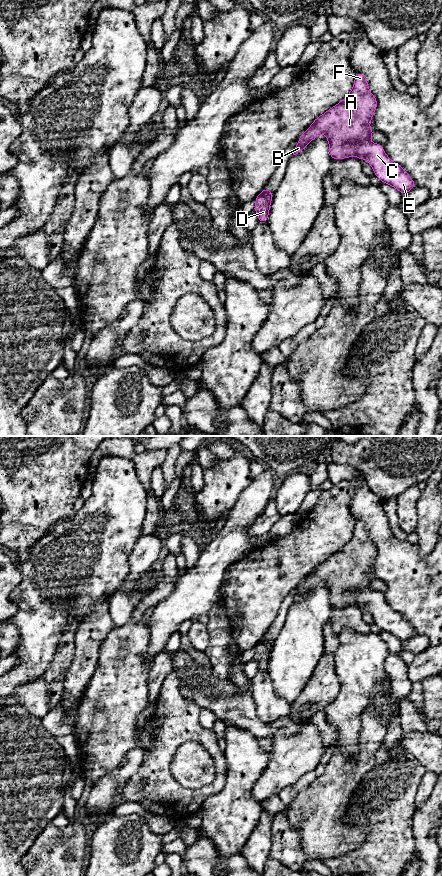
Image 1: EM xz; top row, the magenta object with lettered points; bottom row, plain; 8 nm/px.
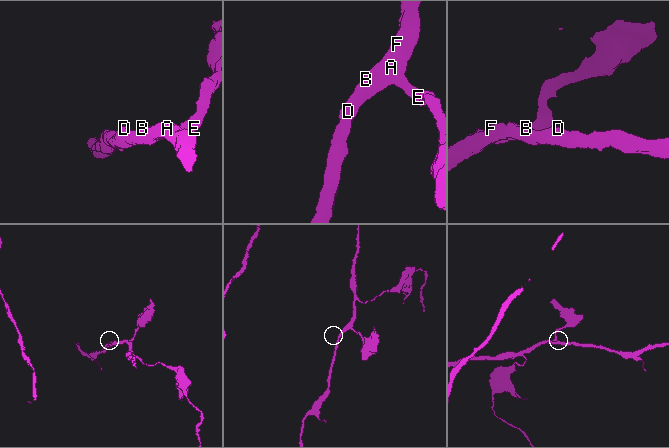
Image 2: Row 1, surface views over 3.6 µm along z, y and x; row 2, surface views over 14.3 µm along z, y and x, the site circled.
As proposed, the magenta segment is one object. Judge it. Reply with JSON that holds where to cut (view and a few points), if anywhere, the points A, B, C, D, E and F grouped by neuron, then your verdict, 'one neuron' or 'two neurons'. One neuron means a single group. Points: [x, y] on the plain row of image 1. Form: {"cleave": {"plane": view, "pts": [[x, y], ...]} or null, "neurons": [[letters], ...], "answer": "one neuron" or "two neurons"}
{"cleave": null, "neurons": [["A", "B", "C", "D", "E", "F"]], "answer": "one neuron"}

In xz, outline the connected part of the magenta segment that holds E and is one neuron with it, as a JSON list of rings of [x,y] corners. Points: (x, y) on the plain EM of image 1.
[[[356,521],[351,540],[315,567],[309,577],[299,584],[293,603],[324,581],[329,590],[331,607],[356,604],[362,609],[366,606],[381,630],[393,634],[401,642],[408,641],[416,634],[415,630],[386,603],[383,594],[371,590],[375,579],[369,573],[376,556],[377,548],[369,539],[365,524]]]

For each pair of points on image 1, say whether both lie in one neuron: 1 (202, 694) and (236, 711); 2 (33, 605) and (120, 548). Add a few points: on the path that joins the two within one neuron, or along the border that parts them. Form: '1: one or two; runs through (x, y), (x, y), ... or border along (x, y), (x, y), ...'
1: one; runs through (210, 694), (219, 695), (228, 703)
2: one; runs through (55, 586), (94, 548), (98, 548)

